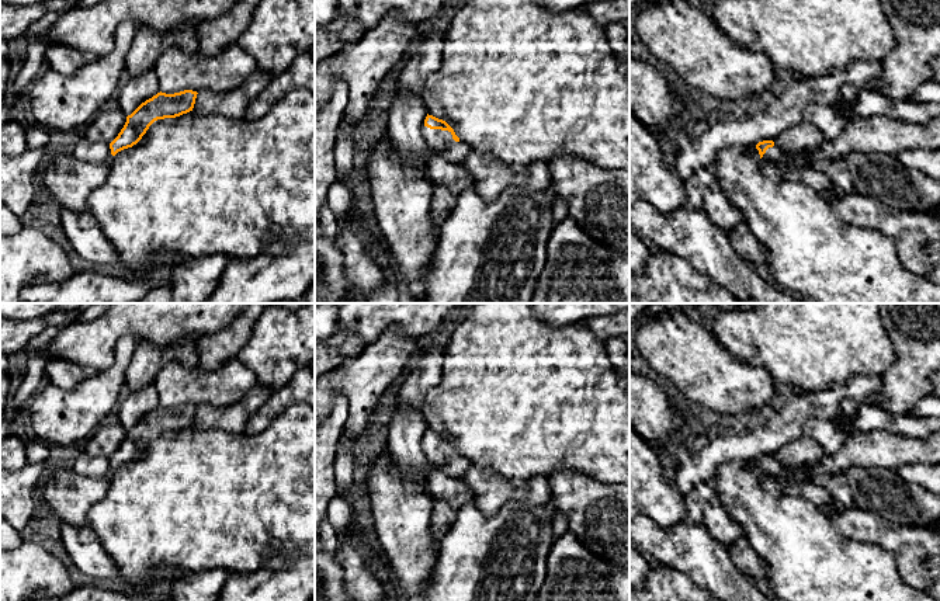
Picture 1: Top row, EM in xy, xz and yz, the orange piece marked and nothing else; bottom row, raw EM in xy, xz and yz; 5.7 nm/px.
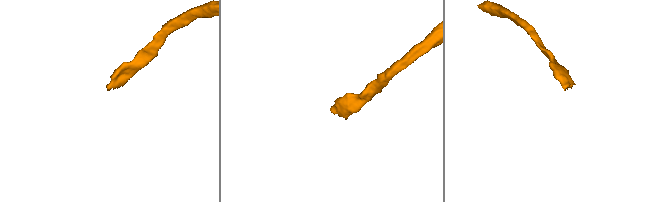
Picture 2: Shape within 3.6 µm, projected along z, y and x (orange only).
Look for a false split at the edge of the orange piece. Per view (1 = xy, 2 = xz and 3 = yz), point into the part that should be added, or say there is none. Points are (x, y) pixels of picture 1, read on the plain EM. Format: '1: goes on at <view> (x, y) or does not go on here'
1: does not go on here
2: goes on at xz (440, 457)
3: goes on at yz (772, 468)

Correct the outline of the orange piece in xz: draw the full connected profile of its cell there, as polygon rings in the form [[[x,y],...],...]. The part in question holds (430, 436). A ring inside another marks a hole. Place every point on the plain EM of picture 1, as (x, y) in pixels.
[[[433,430],[426,431],[423,448],[427,452],[433,469],[443,469],[451,476],[462,477],[471,468],[471,462],[461,456],[454,444],[443,434]]]

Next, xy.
[[[184,404],[174,409],[157,407],[142,417],[131,430],[118,451],[110,458],[111,469],[132,462],[146,448],[149,441],[164,432],[176,432],[192,425],[197,406]]]

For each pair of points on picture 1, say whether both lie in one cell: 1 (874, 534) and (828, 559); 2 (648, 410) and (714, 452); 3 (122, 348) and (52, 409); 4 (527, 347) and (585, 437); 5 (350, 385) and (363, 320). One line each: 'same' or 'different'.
1: different
2: different
3: same
4: same
5: different

